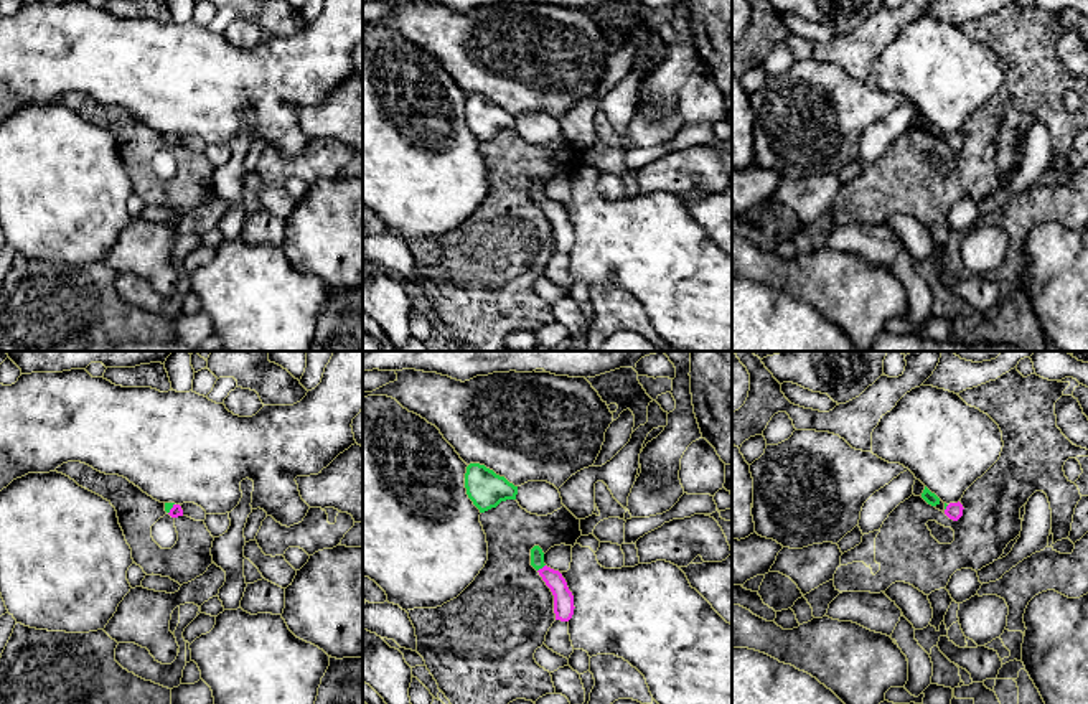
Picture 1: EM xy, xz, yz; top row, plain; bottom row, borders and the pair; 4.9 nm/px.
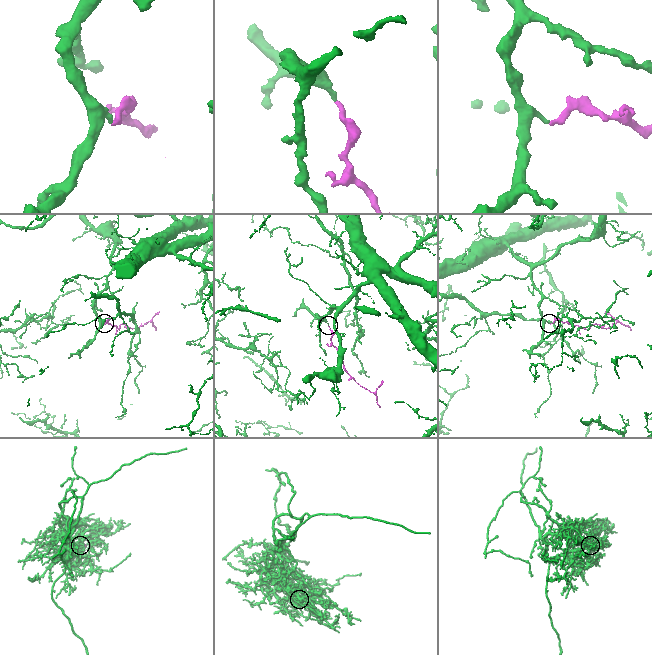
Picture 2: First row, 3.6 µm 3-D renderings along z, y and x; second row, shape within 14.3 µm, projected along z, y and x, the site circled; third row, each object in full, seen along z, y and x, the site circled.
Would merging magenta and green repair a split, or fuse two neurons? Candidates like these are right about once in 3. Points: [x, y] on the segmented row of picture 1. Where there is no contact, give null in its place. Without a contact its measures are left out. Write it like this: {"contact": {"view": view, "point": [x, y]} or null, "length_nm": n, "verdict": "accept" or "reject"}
{"contact": {"view": "xz", "point": [543, 567]}, "length_nm": 50, "verdict": "accept"}

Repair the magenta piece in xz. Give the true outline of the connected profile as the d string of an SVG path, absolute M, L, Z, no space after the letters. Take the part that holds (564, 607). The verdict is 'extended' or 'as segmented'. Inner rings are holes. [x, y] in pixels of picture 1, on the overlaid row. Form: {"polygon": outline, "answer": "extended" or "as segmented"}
{"polygon": "M539 546L531 549L531 566L539 572L546 585L554 595L556 620L569 622L574 615L574 595L567 587L565 579L559 570L554 570L544 564L544 552Z", "answer": "extended"}

